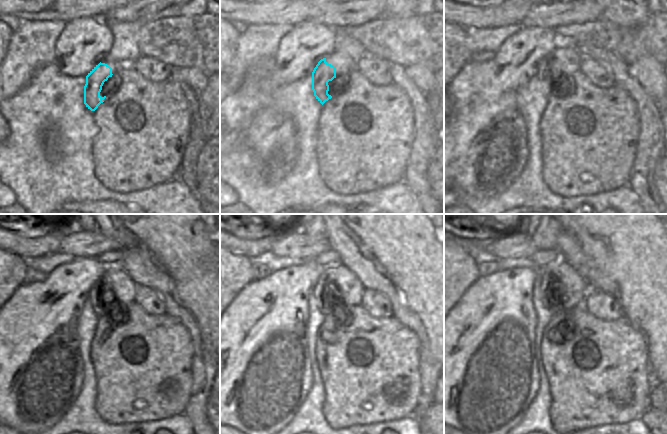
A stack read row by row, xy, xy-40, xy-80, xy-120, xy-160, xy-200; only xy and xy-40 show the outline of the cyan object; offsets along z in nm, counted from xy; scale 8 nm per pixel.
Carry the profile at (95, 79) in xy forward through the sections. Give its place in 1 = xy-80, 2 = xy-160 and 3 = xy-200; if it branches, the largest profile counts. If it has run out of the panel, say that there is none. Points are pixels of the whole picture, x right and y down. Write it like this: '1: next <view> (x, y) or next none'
1: next xy-80 (546, 72)
2: next xy-160 (324, 295)
3: next xy-200 (545, 261)

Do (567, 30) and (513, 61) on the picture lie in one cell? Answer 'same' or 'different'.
different

